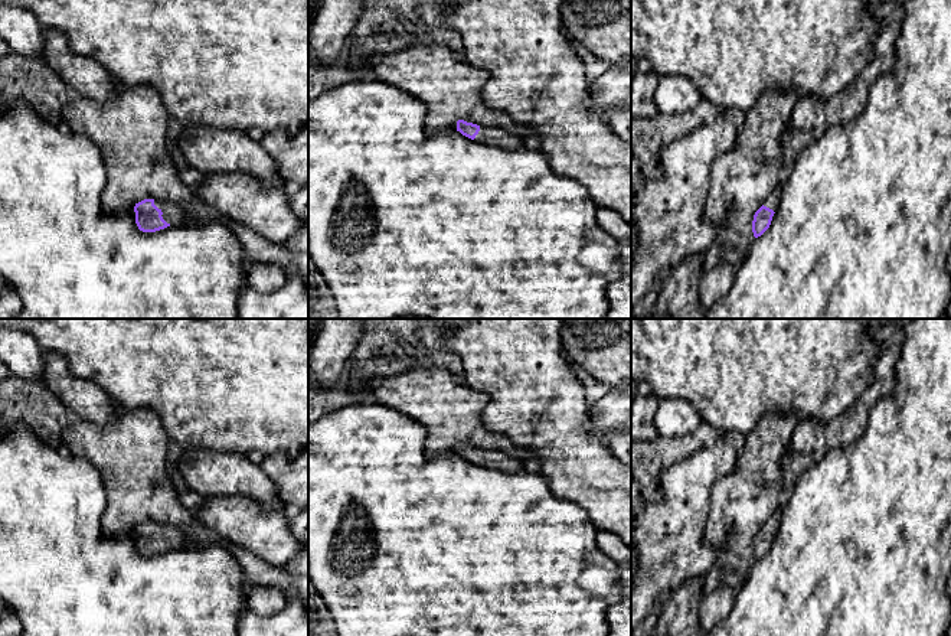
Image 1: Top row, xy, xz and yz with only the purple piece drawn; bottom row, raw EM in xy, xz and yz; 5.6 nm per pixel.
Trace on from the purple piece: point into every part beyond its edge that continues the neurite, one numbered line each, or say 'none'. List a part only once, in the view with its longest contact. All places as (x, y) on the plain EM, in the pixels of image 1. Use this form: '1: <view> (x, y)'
1: xy (173, 537)

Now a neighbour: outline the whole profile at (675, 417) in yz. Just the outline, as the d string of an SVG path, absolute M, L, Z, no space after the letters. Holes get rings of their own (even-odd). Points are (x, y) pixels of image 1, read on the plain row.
M660 398L654 425L658 436L682 437L692 434L703 423L696 408L682 398Z

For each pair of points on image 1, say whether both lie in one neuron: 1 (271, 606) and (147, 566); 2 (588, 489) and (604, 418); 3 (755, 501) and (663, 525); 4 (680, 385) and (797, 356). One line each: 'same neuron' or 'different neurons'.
1: different neurons
2: different neurons
3: different neurons
4: same neuron

